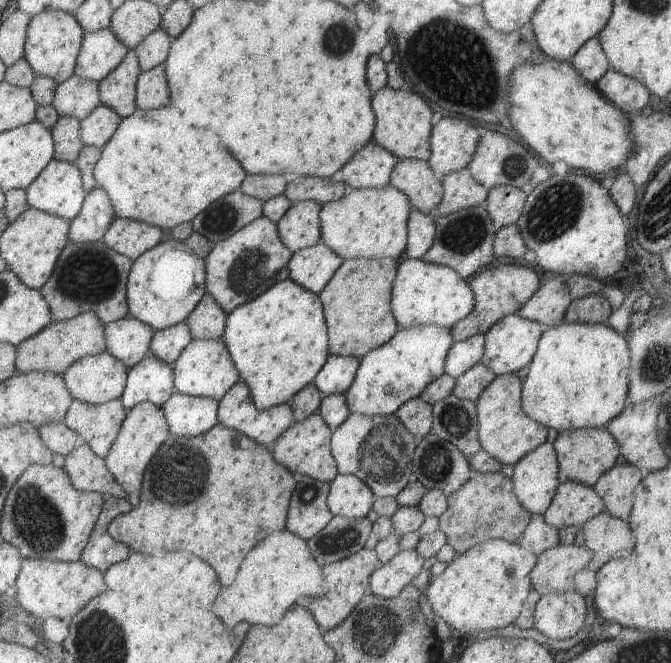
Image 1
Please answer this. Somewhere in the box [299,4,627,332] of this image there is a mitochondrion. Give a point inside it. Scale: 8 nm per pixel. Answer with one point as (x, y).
(446, 52)

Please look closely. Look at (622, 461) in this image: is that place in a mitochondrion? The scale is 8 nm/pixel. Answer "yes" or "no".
no

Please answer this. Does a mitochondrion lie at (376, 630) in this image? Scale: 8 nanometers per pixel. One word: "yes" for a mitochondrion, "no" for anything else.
yes

